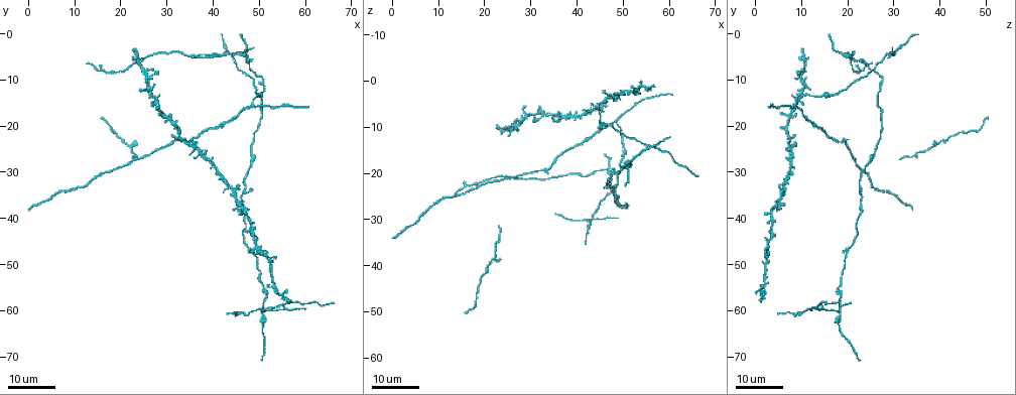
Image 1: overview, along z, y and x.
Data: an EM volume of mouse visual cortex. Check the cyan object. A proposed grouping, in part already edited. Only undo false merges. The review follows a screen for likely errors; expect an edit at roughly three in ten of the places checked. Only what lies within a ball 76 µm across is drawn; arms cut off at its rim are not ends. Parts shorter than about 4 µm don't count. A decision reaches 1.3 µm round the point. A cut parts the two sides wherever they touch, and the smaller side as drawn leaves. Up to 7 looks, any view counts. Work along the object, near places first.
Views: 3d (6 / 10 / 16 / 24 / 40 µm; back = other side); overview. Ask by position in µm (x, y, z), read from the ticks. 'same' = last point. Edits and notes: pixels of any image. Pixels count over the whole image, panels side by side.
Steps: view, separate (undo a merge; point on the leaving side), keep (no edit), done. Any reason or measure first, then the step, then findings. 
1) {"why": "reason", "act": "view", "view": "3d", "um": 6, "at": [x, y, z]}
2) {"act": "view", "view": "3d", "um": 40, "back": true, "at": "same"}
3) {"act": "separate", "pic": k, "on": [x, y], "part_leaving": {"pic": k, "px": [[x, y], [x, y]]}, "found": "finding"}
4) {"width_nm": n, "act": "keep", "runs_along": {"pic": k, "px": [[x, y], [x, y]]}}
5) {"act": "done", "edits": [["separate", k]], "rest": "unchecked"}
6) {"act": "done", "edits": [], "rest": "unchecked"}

{"why": "branch point", "act": "view", "view": "3d", "um": 24, "at": [42.5, 3.5, 30.0]}

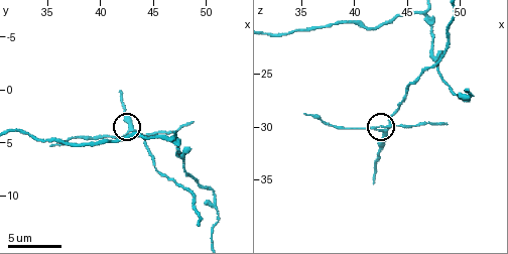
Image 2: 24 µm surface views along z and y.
{"why": "zoom in", "act": "view", "view": "3d", "um": 6, "at": [42.8, 4.0, 30.4]}

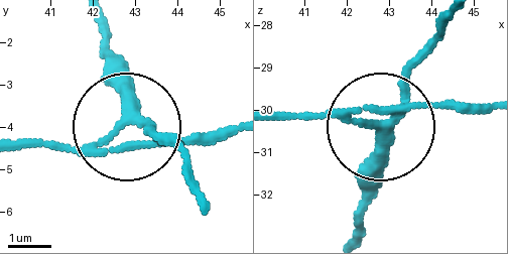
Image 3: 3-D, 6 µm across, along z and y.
{"width_nm": 210, "act": "separate", "pic": 3, "on": [24, 144], "found": "two neurons meet here"}

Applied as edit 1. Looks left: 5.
{"why": "redraw", "act": "view", "view": "overview"}

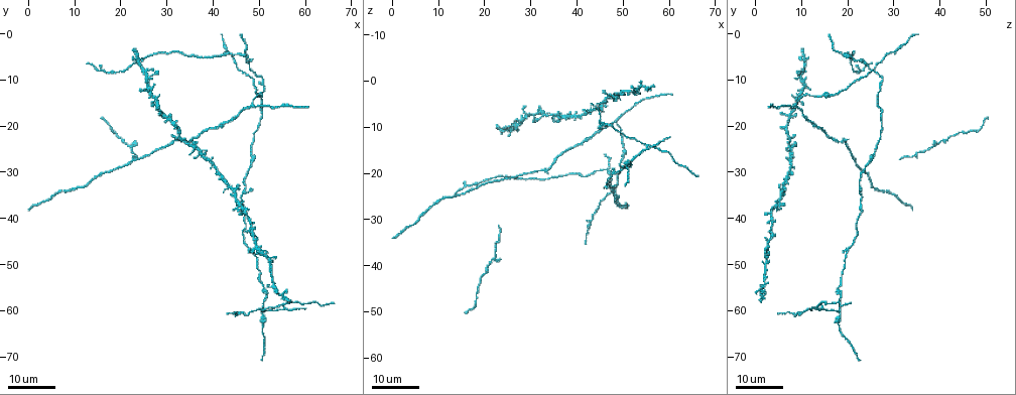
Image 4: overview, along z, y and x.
{"why": "three-way junction", "act": "view", "view": "3d", "um": 24, "at": [47.0, 4.5, 19.5]}

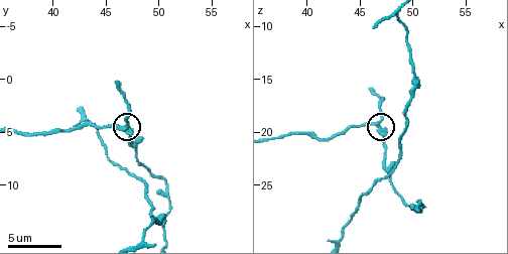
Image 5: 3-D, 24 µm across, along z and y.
{"act": "view", "view": "3d", "um": 6, "at": [46.6, 4.6, 19.2]}

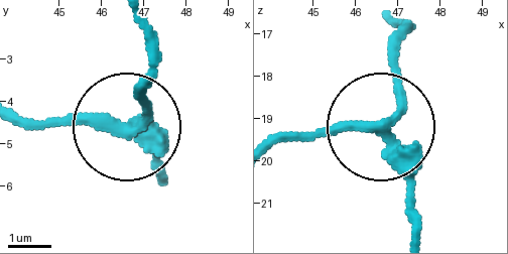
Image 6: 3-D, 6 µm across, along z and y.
{"act": "view", "view": "3d", "um": 6, "back": true, "at": [46.70, 4.65, 19.20]}

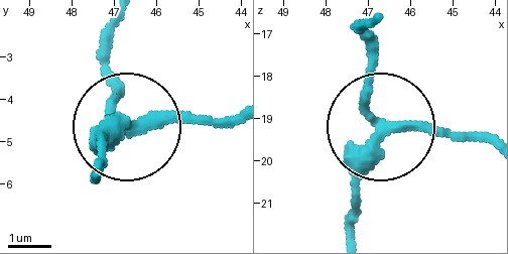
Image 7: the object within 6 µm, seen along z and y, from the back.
{"side_arm_um": 7, "act": "keep", "found": "continuous, no second neuron"}

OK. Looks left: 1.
{"act": "done", "edits": [["separate", 3]], "rest": "unchecked"}

